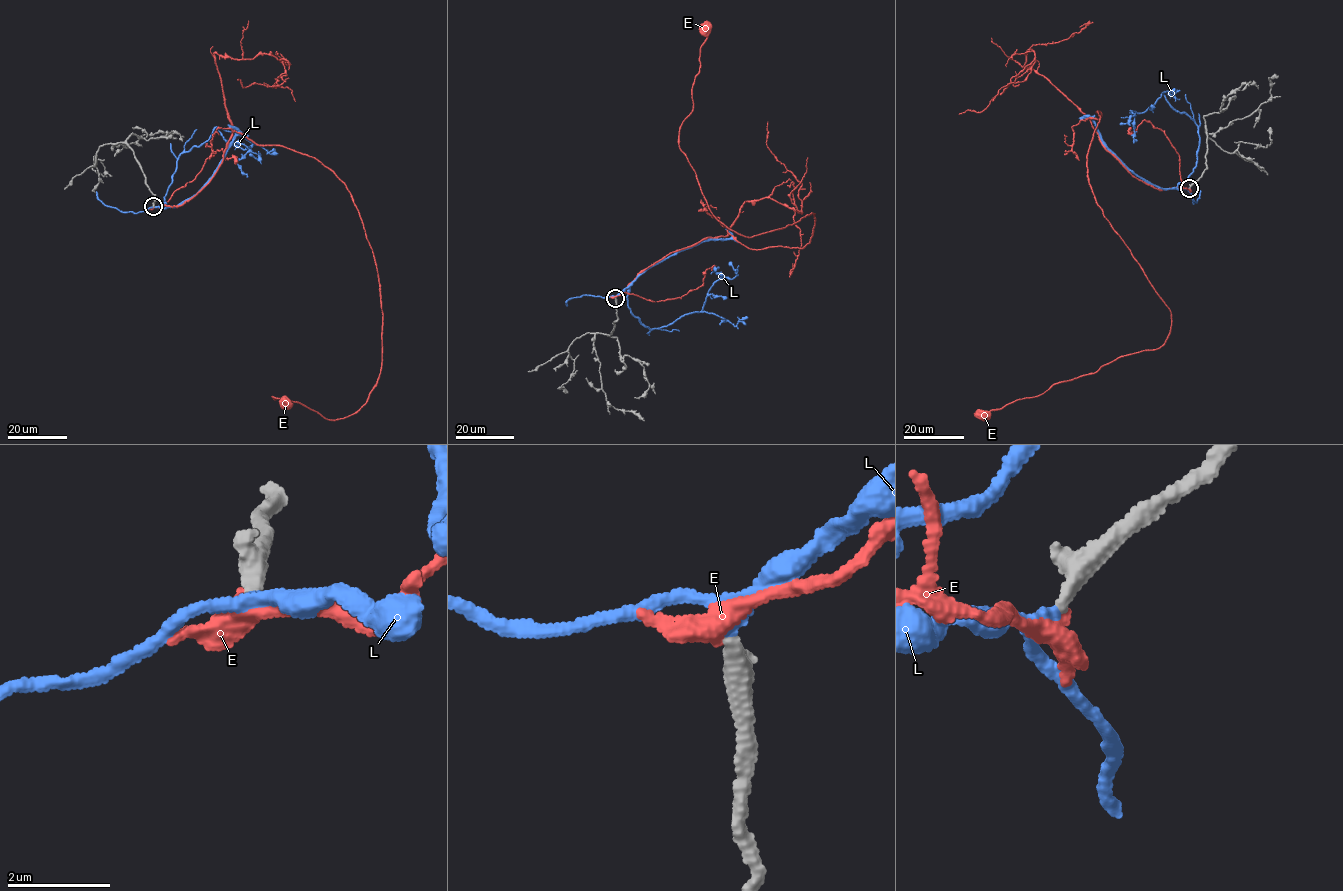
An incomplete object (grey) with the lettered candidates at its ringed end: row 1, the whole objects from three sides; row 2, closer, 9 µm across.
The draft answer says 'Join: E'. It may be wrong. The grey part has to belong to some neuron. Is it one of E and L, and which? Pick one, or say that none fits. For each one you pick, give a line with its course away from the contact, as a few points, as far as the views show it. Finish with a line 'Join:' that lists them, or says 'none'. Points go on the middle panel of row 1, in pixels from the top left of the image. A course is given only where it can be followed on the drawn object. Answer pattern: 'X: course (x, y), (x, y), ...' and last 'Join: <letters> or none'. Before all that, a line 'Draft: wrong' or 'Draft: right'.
Draft: wrong
L: course (615, 298), (628, 287), (634, 316), (651, 330), (665, 327), (702, 310), (728, 277), (718, 266)
Join: L

